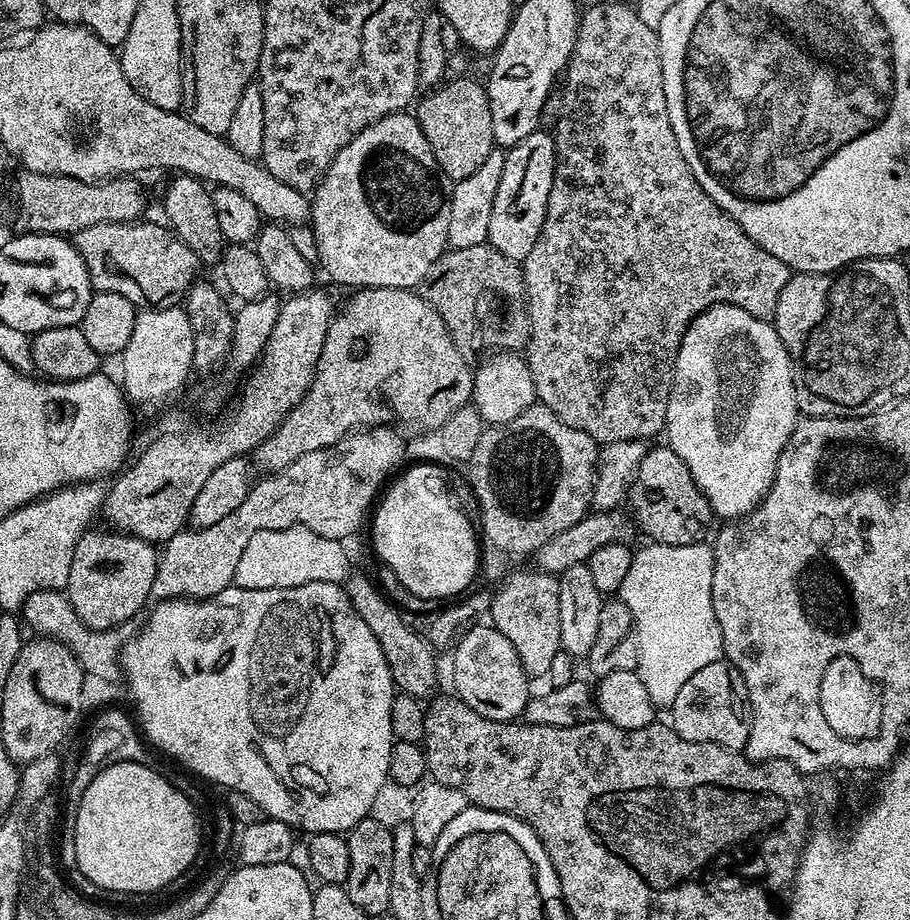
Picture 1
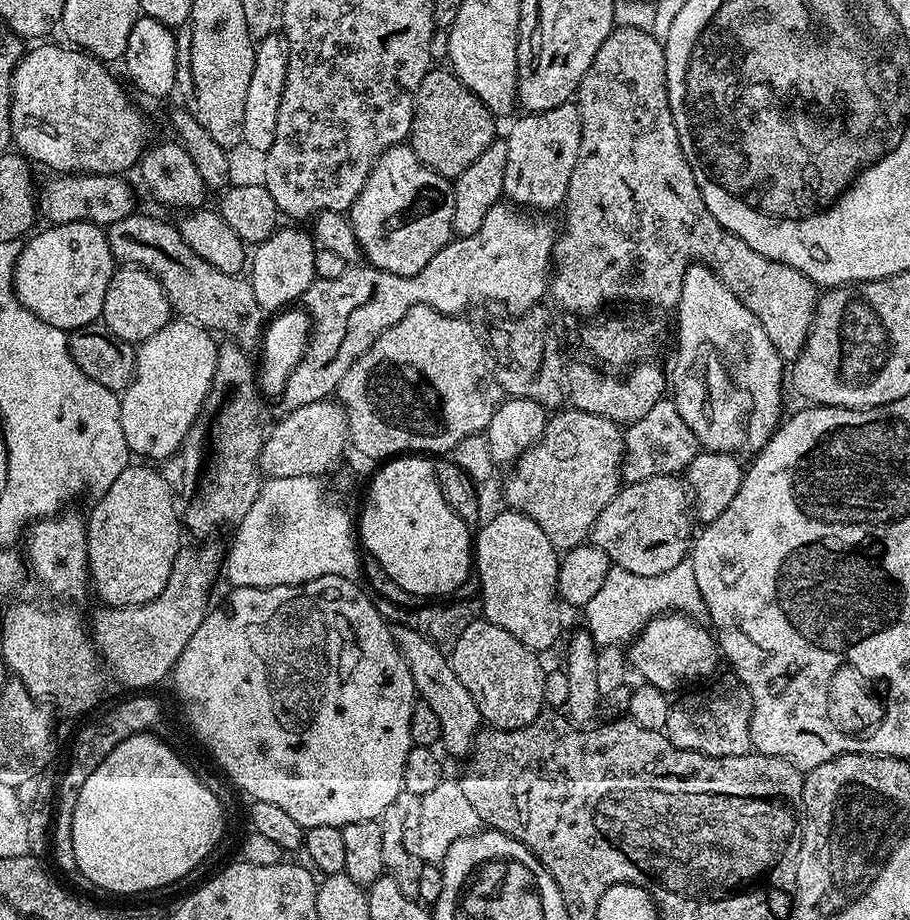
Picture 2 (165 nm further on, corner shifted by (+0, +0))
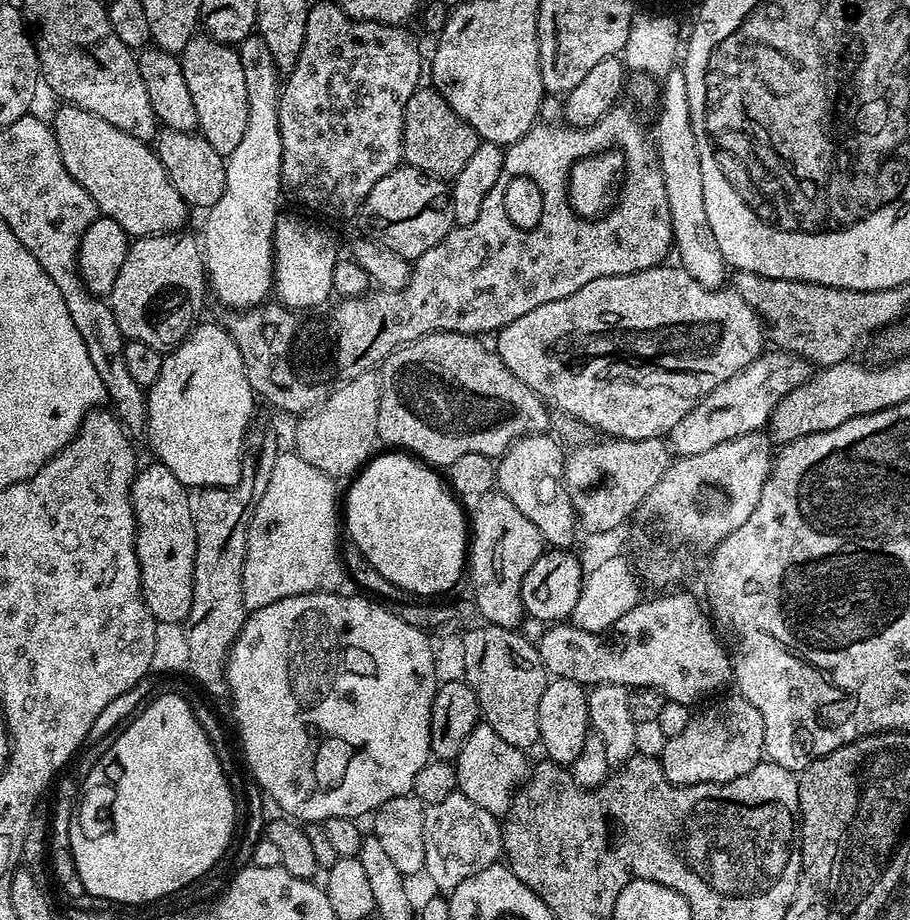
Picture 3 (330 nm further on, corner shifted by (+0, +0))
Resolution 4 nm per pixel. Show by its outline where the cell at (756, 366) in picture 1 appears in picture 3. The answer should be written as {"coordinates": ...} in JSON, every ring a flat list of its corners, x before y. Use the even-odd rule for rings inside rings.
{"coordinates":[[675,66,670,69,668,76,662,80,662,91,658,96,659,104,660,113,656,116,654,147,662,170,662,182,666,182,666,202,670,202,674,248,677,253,680,251,679,267,684,268,690,274,690,278,702,282,704,288,725,287,726,265,722,258,722,250,718,250,714,230,710,230,710,221,706,219,706,202,702,198,702,162,698,162,698,144,694,142,694,126,690,122,690,98,686,98,686,78,683,67]]}

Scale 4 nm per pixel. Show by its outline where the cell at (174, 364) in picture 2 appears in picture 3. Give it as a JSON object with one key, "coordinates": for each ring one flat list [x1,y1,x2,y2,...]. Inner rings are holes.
{"coordinates":[[197,323,192,331,188,333,188,337,177,348,172,349,171,352,164,356,162,370,158,374,156,381,147,389,146,395,148,398,148,426,146,429,148,444,152,447,153,454,156,455,153,457,159,463,166,465,170,470,170,474,174,474,174,478,178,478,178,482,182,482,185,488,189,490,203,490,206,488,232,488,240,481,242,467,242,457,240,458,240,455,244,452,244,435,248,432,248,423,252,420,252,411,255,410,256,404,258,405,258,397,246,378,242,354,238,350,238,346,234,346,234,338,230,338,230,334,224,329,223,323]]}

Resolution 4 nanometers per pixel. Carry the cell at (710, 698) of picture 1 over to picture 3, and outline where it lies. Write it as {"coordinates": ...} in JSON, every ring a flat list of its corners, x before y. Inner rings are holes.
{"coordinates":[[733,694,725,700,713,699,709,708,701,707,700,713,693,715,686,722,682,734,674,734,663,741,664,753,658,759,666,778,672,784,701,784,702,782,730,782,742,774,750,774,754,766,762,763,764,756,764,727,762,714,744,696]]}

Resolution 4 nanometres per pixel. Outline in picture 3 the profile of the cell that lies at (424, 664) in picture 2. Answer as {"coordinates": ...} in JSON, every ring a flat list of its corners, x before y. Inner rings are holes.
{"coordinates":[[483,722,478,723,474,730,470,730,470,738,466,738,454,761,457,789,490,814,497,818,503,817,512,805,517,788,530,771,530,763,524,756,527,756,525,749,510,746,506,738,499,736,498,730]]}

